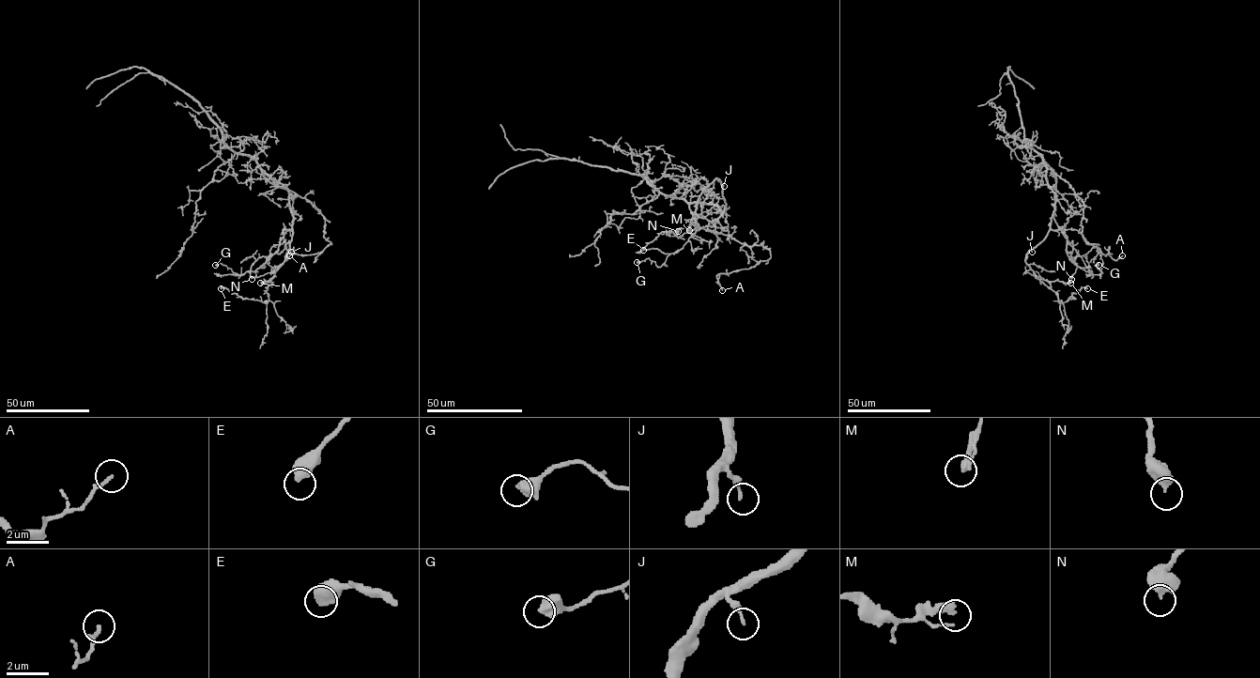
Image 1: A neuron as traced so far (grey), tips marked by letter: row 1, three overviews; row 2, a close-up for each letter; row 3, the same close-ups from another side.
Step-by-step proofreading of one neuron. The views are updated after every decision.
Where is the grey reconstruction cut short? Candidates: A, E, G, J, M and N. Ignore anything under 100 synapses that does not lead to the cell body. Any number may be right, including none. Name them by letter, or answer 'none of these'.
none of these

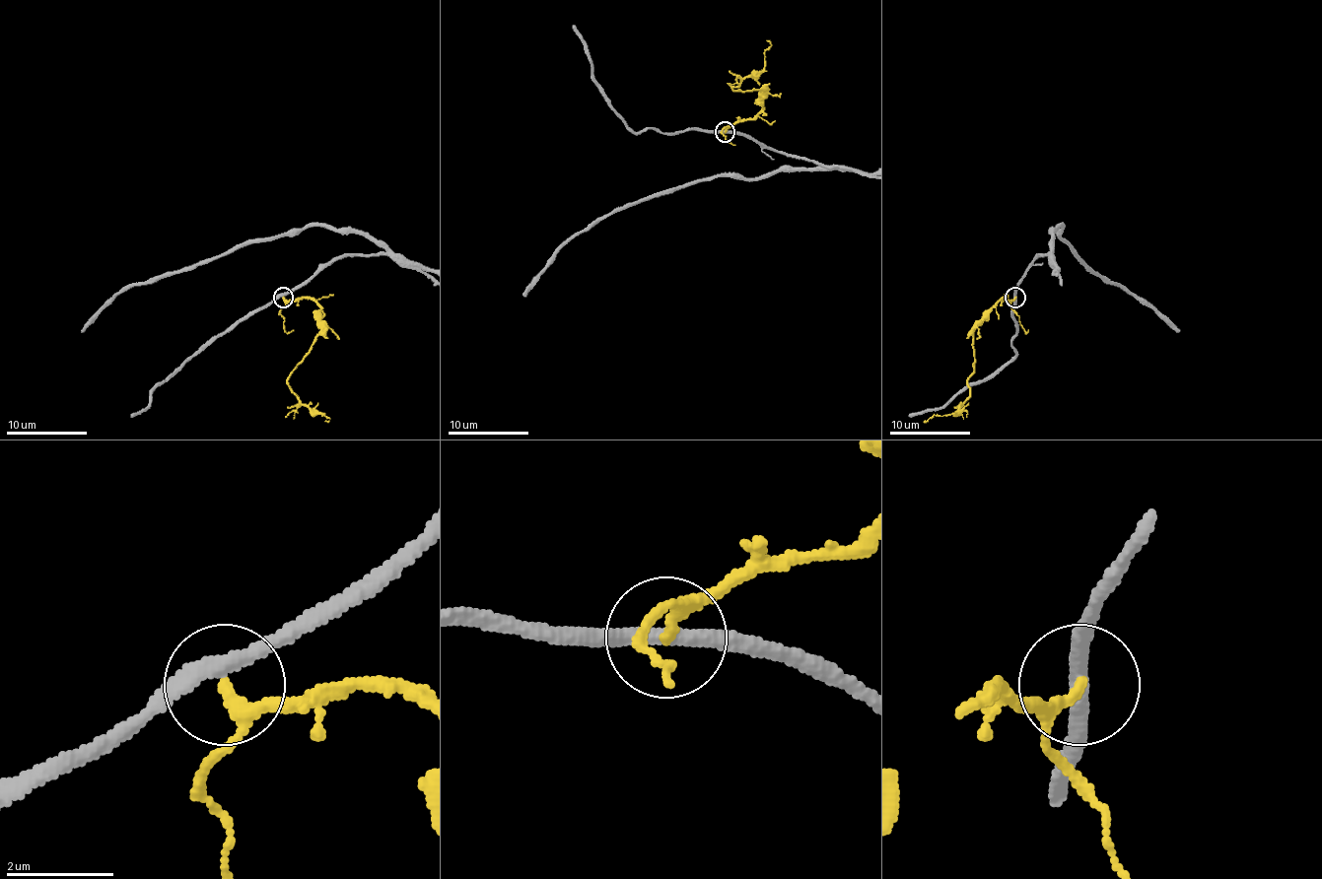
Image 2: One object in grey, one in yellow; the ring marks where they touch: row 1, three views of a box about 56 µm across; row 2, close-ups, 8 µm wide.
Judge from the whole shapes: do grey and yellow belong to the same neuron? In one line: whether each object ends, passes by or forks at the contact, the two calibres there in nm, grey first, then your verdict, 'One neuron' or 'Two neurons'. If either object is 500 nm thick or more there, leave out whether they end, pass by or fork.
At the ring grey passes by. At the ring yellow passes by. Thickness 300 nm (grey) against 180 nm. Two neurons

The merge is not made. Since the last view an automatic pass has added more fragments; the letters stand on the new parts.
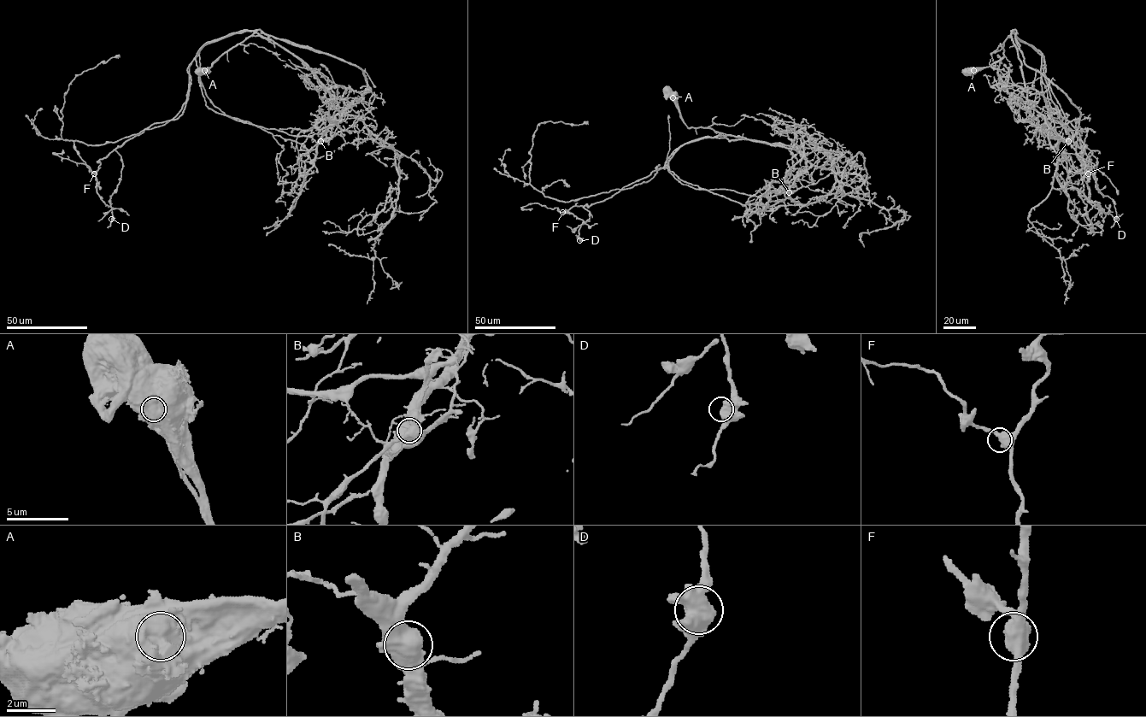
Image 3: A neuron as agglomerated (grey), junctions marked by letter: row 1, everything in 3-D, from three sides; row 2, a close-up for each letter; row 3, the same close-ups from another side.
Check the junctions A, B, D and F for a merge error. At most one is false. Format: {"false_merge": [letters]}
{"false_merge": ["A"]}

